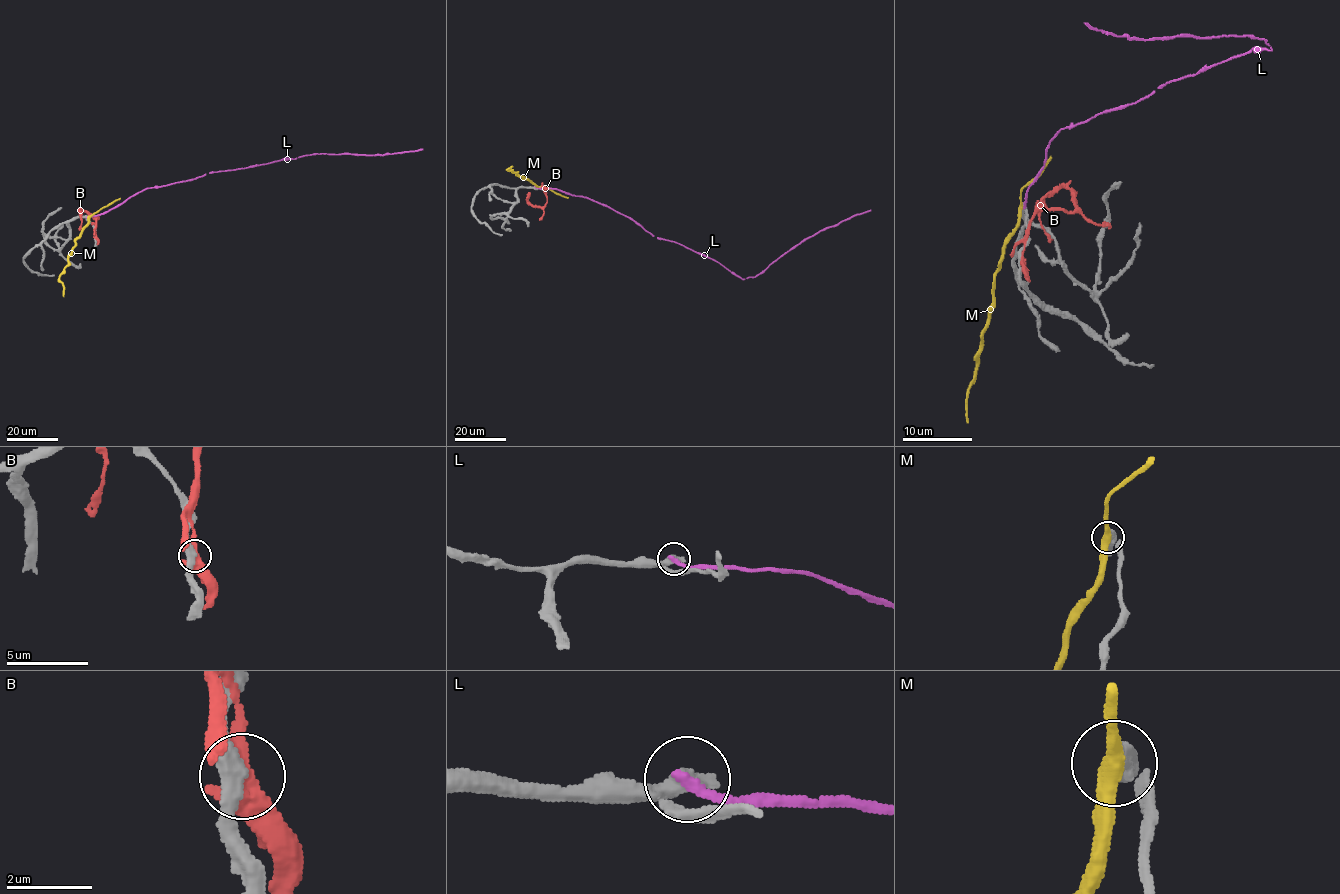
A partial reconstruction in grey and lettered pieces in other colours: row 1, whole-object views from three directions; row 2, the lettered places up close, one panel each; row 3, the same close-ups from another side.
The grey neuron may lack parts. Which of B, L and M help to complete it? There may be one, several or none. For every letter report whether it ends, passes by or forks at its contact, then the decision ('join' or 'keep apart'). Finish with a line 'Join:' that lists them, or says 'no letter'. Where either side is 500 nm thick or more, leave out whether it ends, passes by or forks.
B: it passes by; keep apart
L: it ends; keep apart
M: it passes by; join
Join: M

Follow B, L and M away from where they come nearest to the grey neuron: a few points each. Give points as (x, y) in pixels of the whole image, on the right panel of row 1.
B: (1021, 259), (1025, 233), (1039, 210), (1075, 209), (1075, 196), (1060, 186), (1044, 198), (1039, 217), (1051, 242)
L: (1021, 207), (1061, 128), (1133, 104), (1204, 67), (1271, 50), (1257, 38), (1140, 39), (1084, 22)
M: (1021, 207), (1020, 224), (995, 273), (993, 308), (967, 390), (967, 423)

